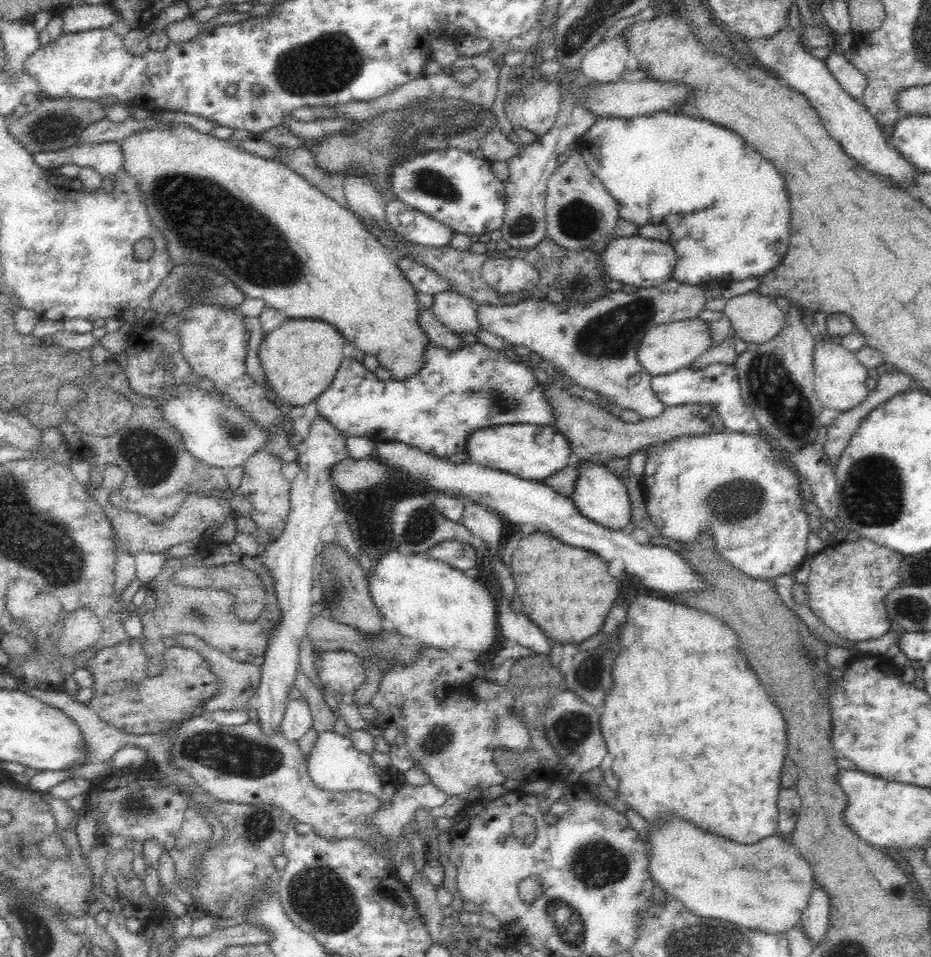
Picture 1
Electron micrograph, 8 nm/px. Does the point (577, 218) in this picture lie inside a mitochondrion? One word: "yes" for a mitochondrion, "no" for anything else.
yes

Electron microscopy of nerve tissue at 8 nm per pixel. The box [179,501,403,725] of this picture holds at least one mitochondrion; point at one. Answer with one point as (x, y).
(334, 590)

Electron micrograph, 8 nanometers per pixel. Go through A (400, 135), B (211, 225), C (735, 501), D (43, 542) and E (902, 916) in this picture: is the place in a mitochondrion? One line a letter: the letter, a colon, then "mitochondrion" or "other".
A: mitochondrion
B: mitochondrion
C: mitochondrion
D: mitochondrion
E: other

